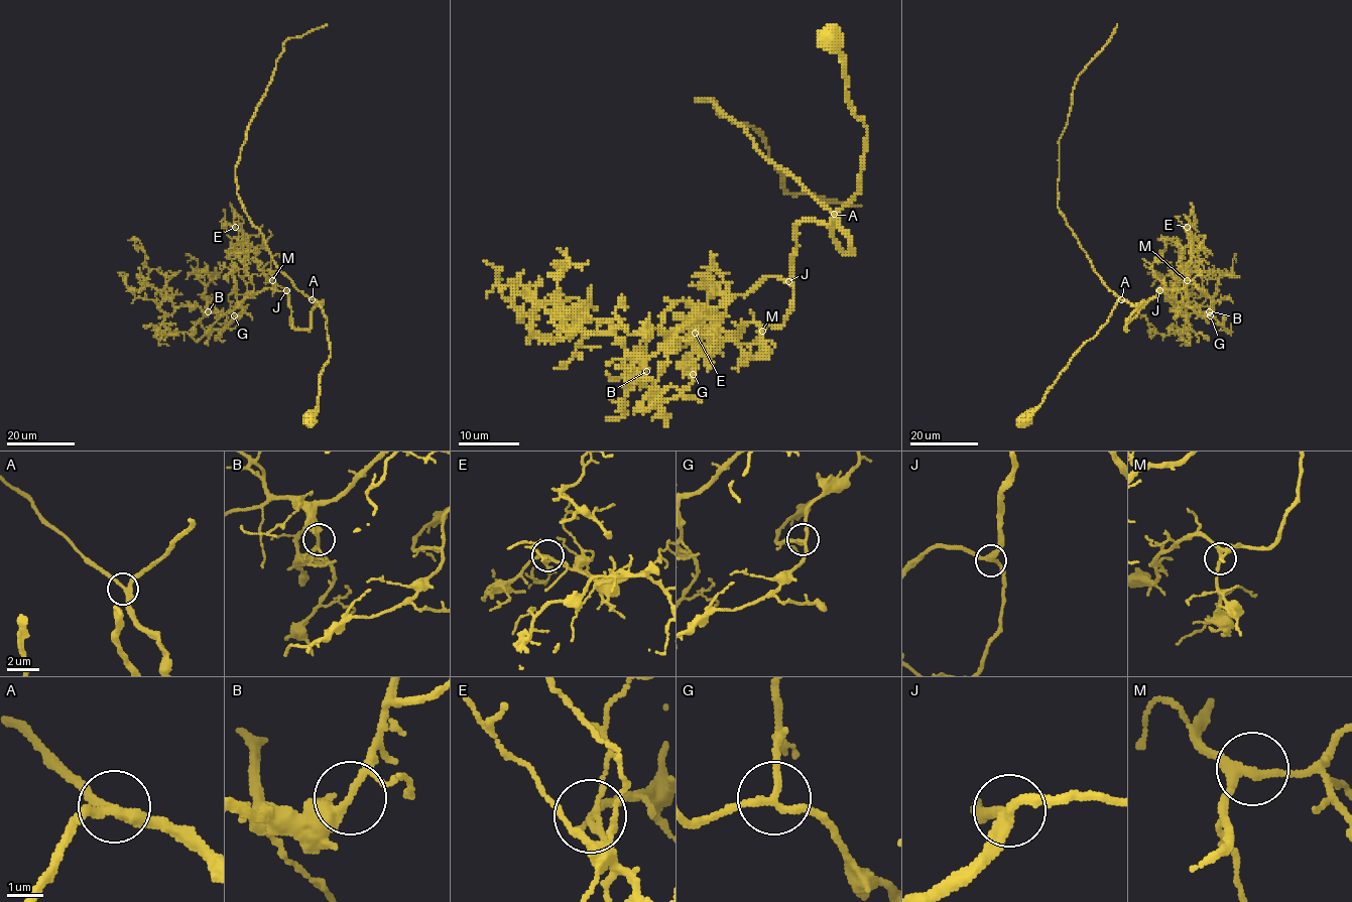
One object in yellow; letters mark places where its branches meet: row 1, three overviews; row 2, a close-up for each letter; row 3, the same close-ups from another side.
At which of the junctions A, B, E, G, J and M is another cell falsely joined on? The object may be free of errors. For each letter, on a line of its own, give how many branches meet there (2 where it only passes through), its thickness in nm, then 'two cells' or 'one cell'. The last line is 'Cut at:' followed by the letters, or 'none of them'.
A: branches 3; calibre 260 nm; one cell
B: branches 3; calibre 240 nm; one cell
E: branches 3; calibre 180 nm; one cell
G: branches 3; calibre 180 nm; one cell
J: branches 3; calibre 280 nm; one cell
M: branches 3; calibre 220 nm; one cell
Cut at: none of them

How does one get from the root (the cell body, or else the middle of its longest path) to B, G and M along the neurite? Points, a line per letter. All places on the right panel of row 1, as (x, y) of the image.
B: (1023, 420), (1119, 300), (1143, 302), (1128, 319), (1126, 331), (1159, 288), (1185, 312), (1208, 311)
G: (1023, 420), (1119, 300), (1143, 302), (1128, 319), (1126, 331), (1159, 288), (1202, 316), (1210, 315)
M: (1023, 420), (1119, 300), (1143, 302), (1128, 319), (1126, 331), (1160, 289), (1181, 289), (1187, 280)

